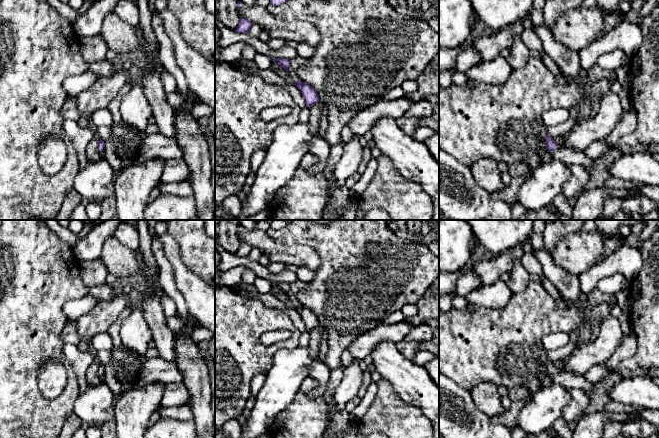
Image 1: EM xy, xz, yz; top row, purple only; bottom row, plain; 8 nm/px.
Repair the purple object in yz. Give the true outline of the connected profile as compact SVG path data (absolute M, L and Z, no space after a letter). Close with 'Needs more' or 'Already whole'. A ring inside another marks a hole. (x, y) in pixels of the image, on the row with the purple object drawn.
M551 135L546 136L546 147L549 152L553 153L554 158L565 164L573 164L582 166L588 173L592 171L593 163L584 152L577 152L572 149L559 148Z. Needs more

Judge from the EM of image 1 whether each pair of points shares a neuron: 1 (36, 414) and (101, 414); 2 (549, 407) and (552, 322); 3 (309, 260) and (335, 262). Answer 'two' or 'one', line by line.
1: two
2: two
3: two

